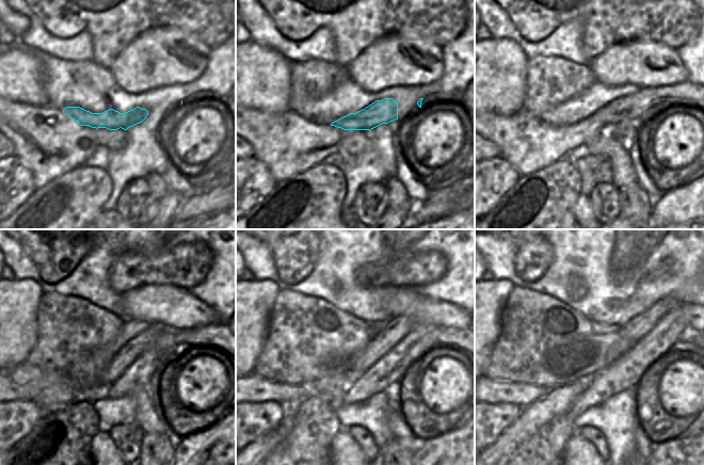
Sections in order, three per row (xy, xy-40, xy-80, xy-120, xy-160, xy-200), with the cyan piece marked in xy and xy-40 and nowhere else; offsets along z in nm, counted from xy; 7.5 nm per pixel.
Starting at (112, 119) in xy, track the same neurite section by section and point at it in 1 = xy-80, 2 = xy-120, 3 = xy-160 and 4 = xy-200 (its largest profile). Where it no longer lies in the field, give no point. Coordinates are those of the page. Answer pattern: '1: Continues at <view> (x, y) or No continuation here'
1: Continues at xy-80 (633, 107)
2: Continues at xy-120 (213, 335)
3: Continues at xy-160 (450, 337)
4: Continues at xy-200 (691, 339)

